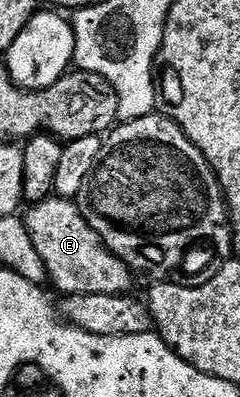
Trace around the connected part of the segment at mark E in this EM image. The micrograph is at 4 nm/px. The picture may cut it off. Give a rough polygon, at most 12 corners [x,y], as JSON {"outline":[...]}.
{"outline":[[52,196],[25,214],[60,295],[125,294],[133,272]]}

